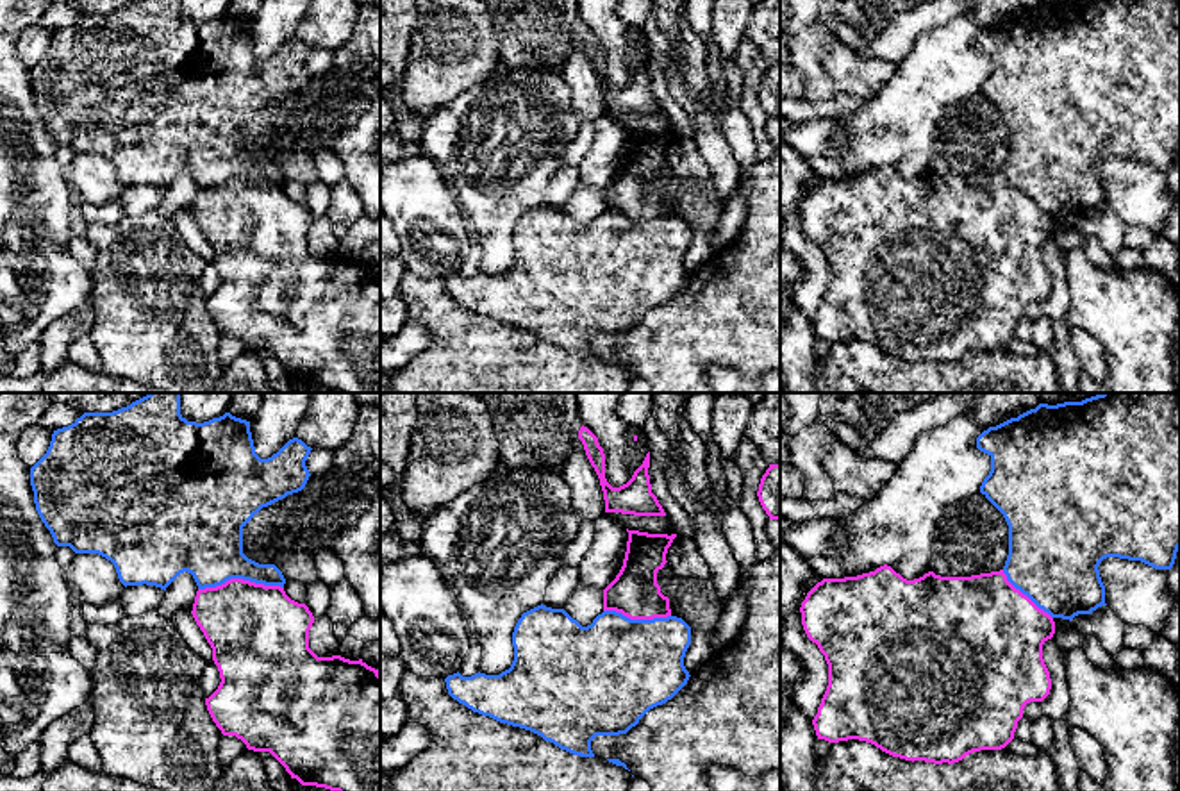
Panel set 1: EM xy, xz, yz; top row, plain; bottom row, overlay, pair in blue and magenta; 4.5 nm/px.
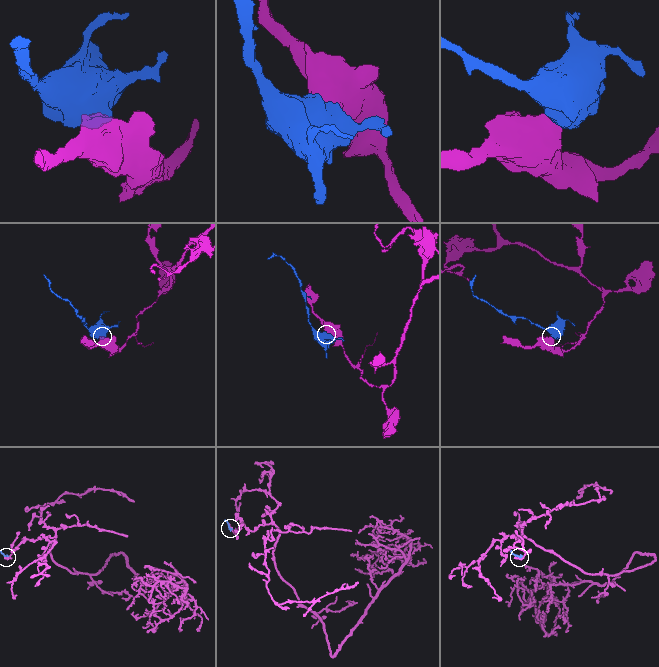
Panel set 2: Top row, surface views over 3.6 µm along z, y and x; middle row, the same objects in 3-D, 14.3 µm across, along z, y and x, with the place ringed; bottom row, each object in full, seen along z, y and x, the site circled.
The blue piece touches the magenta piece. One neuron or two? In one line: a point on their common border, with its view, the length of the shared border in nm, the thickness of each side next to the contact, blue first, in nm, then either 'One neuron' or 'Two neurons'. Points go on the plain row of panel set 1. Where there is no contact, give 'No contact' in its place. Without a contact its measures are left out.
Touches blue at xy (240, 177). Shared border 380 nm. Thickness 360 nm (blue) against 420 nm. Two neurons

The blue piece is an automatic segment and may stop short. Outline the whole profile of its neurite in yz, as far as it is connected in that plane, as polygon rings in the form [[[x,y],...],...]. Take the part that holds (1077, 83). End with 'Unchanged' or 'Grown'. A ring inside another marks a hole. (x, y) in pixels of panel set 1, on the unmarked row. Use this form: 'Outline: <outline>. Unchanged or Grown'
Outline: [[[1082,0],[1039,4],[989,27],[976,48],[991,57],[980,93],[1009,125],[1007,180],[1051,218],[1073,220],[1105,204],[1100,162],[1107,157],[1171,170],[1180,148],[1180,0]]]. Unchanged

